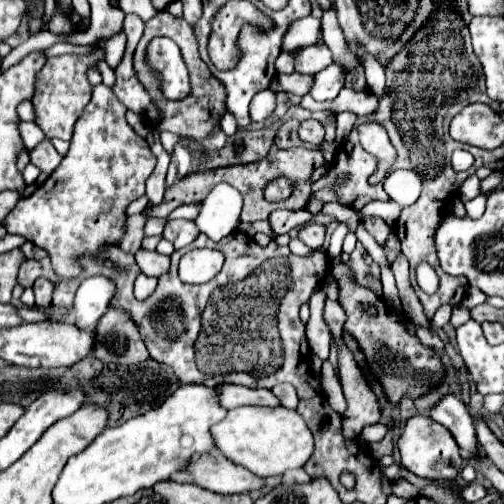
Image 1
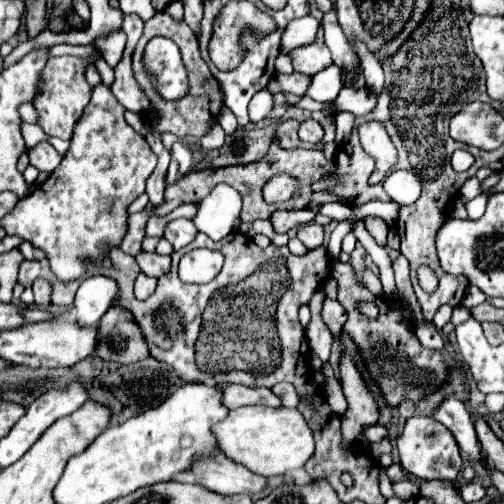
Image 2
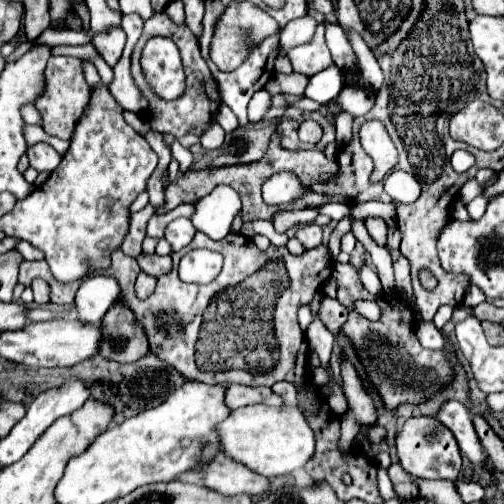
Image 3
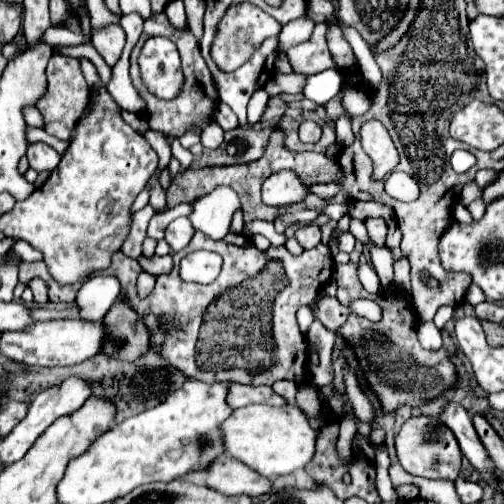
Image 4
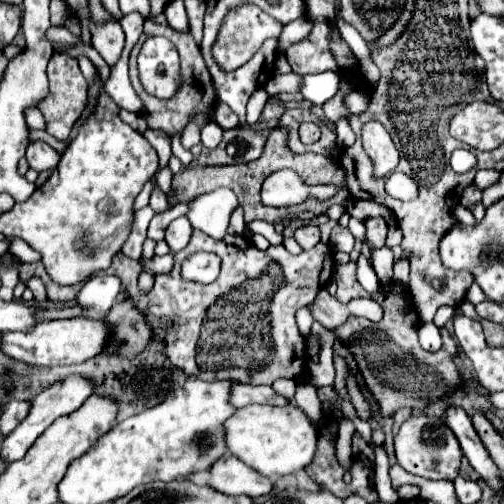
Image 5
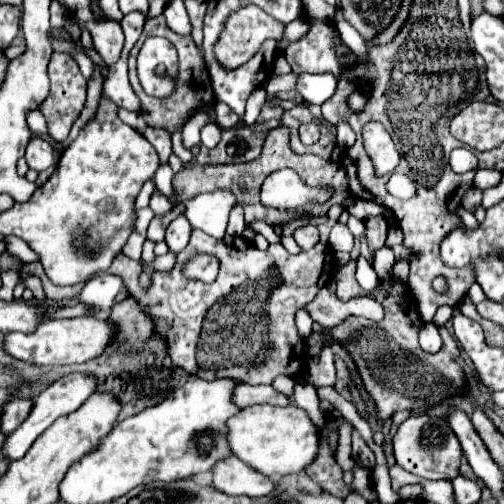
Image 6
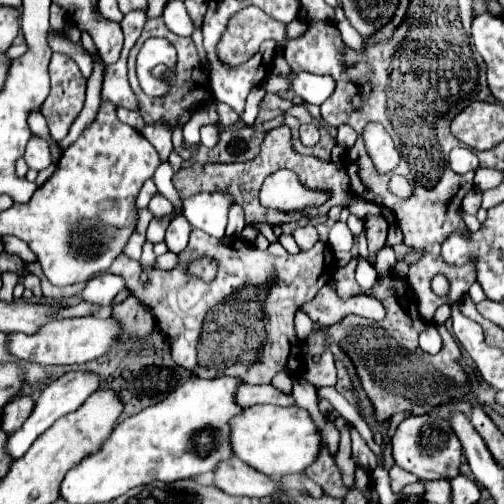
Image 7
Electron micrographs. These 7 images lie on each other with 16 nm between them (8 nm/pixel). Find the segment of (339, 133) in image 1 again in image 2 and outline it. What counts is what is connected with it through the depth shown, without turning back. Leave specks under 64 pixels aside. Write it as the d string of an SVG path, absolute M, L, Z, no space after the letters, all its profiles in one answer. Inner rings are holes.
M340 112L336 116L336 144L344 146L350 140L352 134L352 126L354 126L354 116L350 112Z

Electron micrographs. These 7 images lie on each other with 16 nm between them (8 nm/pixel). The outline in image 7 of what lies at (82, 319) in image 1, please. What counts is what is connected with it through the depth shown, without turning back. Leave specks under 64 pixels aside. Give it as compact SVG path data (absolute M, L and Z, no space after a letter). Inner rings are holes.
M100 274L86 284L86 288L82 292L82 300L88 300L88 302L100 304L100 306L110 306L112 298L124 288L126 288L126 282L122 276Z

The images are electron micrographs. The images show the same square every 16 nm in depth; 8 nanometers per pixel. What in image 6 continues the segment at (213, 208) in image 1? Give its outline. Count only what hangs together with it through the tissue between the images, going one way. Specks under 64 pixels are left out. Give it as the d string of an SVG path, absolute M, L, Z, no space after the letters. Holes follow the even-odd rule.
M216 190L212 194L200 194L192 200L186 200L186 218L192 224L192 228L198 228L214 238L224 238L228 214L232 206L236 204L236 198L228 190Z

